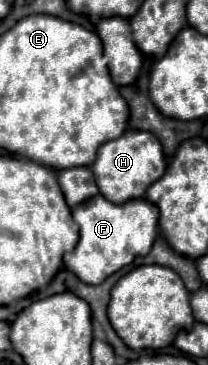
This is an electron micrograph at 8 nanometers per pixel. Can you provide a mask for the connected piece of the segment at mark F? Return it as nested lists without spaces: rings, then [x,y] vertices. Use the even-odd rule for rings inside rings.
[[[94,195],[72,209],[74,221],[80,225],[80,241],[74,251],[64,255],[64,265],[80,281],[98,285],[112,273],[130,265],[136,257],[150,253],[158,231],[158,207],[146,199],[132,199],[122,205],[108,201],[104,195]]]

